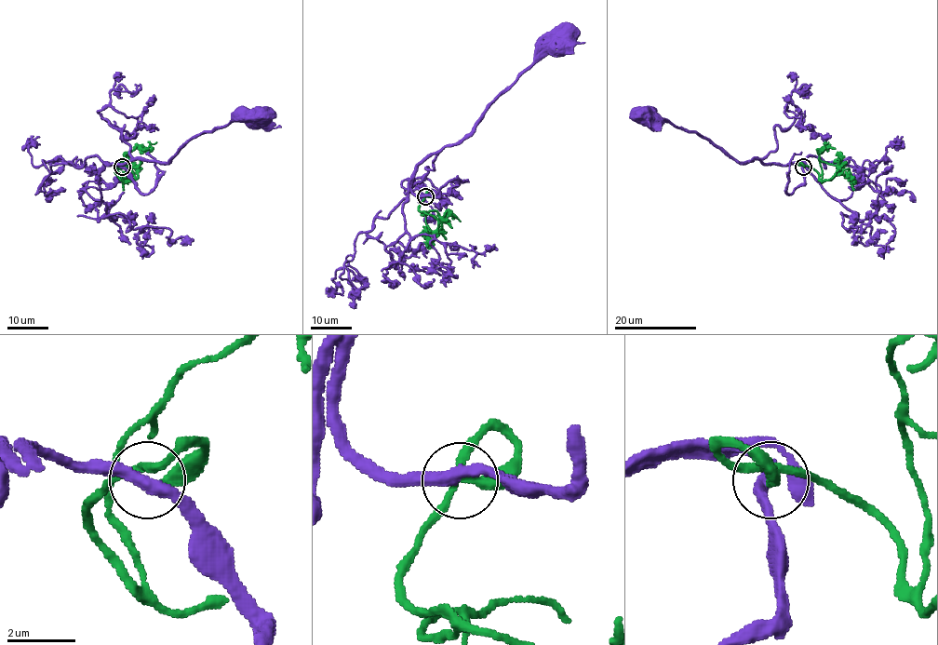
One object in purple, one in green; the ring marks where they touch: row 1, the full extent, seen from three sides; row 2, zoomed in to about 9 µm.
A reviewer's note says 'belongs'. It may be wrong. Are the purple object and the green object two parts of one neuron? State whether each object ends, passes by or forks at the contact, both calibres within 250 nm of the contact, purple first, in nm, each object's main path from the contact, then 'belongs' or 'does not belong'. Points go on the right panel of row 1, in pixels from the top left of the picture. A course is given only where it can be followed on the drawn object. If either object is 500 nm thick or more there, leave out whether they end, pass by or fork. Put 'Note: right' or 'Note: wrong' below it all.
purple passes by; green ends there; 340 nm thick on the purple side, 280 nm on the other; purple runs (803, 167), (798, 162), (783, 166), (754, 159), (739, 162), (702, 136), (679, 128), (656, 114), (642, 114); green runs (803, 167), (808, 166), (822, 179), (818, 151), (828, 141); belongs
Note: right

